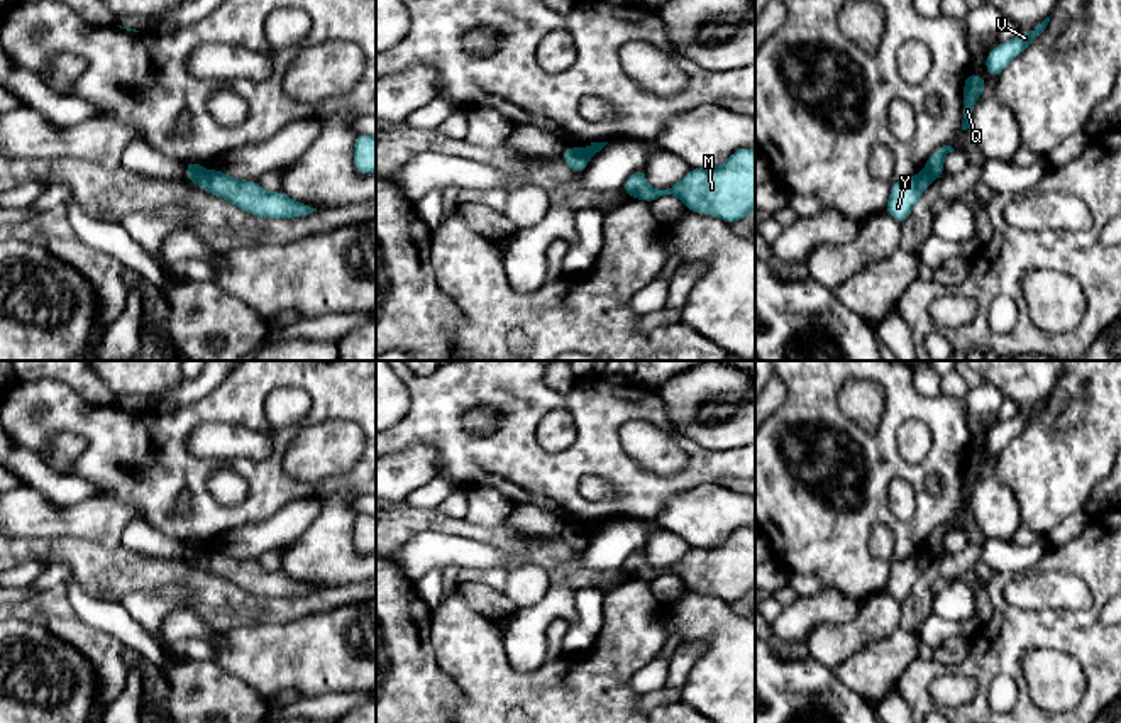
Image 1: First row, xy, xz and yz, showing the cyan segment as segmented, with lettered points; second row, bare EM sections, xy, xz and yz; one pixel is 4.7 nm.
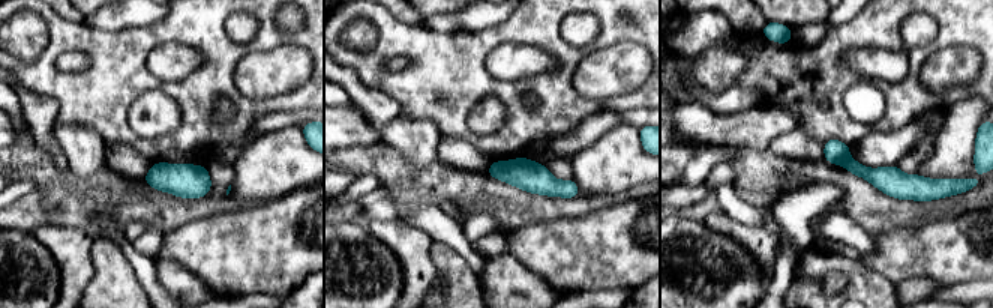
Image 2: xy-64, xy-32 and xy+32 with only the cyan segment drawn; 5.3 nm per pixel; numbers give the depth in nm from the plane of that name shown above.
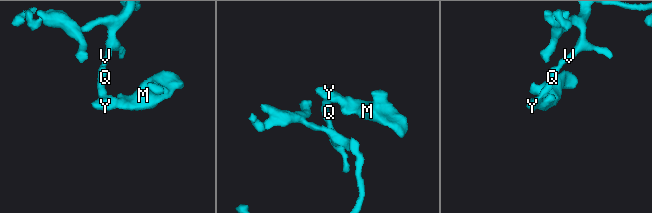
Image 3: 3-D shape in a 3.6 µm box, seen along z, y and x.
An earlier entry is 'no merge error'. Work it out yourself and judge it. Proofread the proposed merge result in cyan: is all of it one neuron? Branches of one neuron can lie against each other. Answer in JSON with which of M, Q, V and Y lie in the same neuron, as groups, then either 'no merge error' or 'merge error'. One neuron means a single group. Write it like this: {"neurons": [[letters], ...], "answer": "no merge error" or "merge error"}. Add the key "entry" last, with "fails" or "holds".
{"neurons": [["M", "Y"], ["Q", "V"]], "answer": "merge error", "entry": "fails"}

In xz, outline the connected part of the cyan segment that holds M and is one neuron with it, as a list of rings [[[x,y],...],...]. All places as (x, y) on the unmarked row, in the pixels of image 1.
[[[743,527],[716,547],[691,547],[667,569],[652,567],[645,549],[637,549],[623,564],[630,577],[649,582],[665,574],[677,576],[686,589],[713,594],[726,603],[738,601],[755,589],[755,528]]]

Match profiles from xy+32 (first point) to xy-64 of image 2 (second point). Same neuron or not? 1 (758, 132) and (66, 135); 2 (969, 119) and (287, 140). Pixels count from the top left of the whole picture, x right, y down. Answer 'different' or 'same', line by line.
1: same
2: same

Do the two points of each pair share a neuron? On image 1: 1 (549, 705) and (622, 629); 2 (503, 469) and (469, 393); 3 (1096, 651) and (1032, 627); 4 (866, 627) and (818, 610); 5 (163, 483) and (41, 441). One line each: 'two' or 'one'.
1: one
2: one
3: one
4: two
5: one

